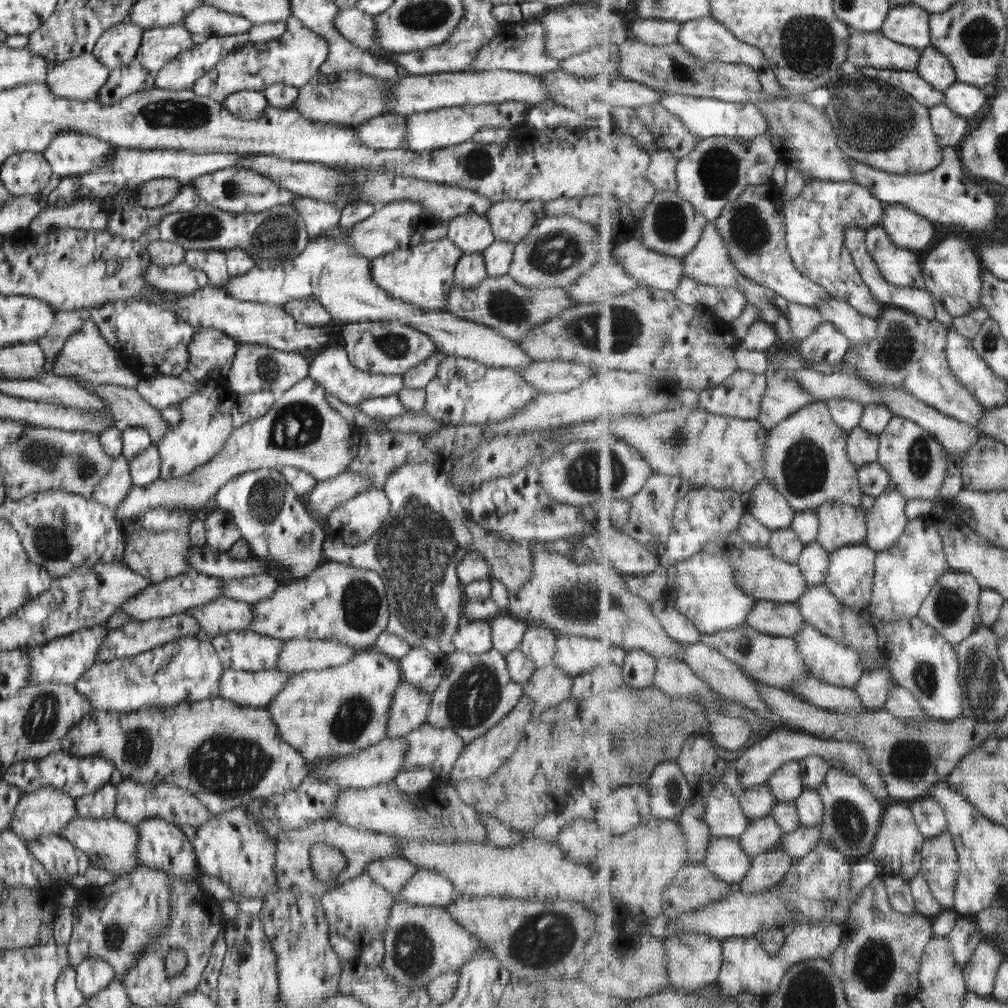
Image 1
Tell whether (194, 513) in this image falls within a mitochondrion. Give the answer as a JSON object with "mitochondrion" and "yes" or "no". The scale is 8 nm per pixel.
{"mitochondrion":"no"}

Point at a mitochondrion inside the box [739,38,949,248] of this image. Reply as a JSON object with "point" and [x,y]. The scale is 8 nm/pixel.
{"point":[873,118]}

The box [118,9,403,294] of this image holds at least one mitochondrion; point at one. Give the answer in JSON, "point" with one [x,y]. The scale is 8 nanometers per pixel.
{"point":[188,115]}

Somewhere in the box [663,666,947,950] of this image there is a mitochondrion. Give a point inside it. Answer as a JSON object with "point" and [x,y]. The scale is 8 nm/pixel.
{"point":[909,760]}

